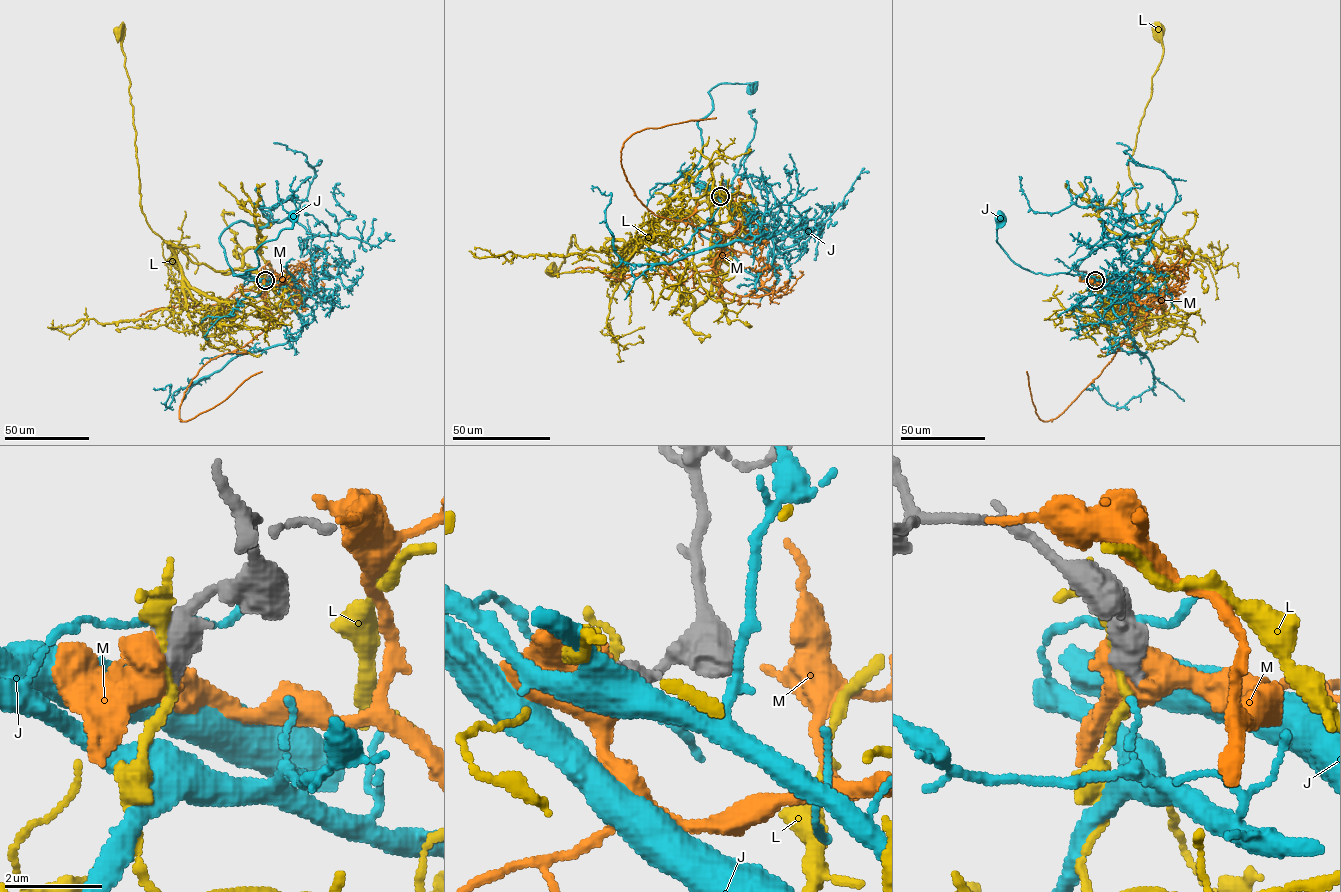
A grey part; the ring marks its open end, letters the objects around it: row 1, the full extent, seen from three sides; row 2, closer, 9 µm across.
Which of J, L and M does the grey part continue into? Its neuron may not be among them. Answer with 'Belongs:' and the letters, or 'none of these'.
Belongs: M

